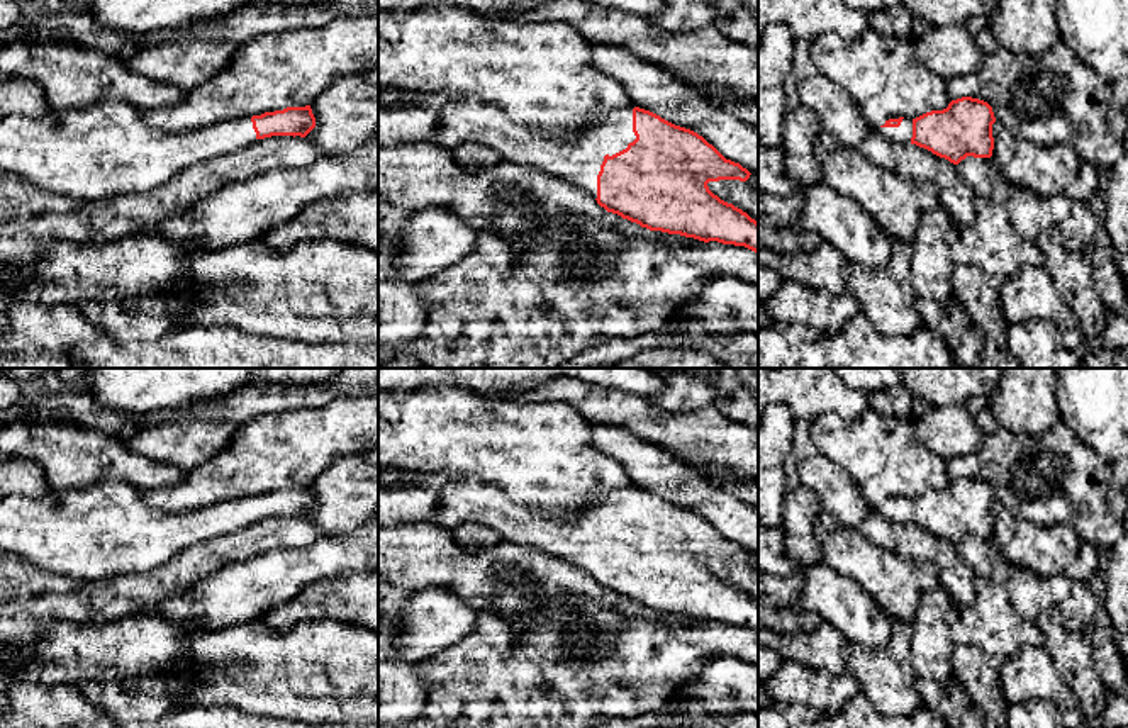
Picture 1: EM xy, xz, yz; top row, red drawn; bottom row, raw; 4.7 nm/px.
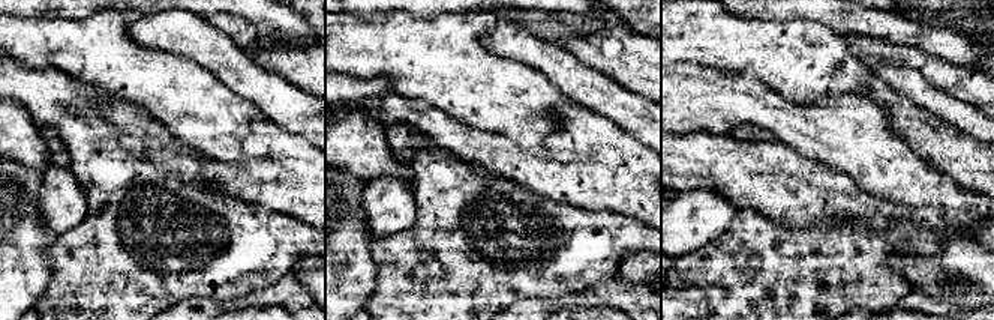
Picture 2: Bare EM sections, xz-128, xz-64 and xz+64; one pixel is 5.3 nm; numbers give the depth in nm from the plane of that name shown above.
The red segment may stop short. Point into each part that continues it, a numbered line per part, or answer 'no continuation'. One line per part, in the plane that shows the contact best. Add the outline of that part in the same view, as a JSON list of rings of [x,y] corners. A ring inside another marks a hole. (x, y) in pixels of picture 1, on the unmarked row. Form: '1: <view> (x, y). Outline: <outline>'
1: xz (404, 496). Outline: [[[378,467],[378,528],[434,523],[451,531],[478,523],[499,531],[502,541],[570,563],[594,580],[604,536],[626,529],[634,519],[633,489],[599,497],[568,523],[514,502],[492,484],[448,472]]]

